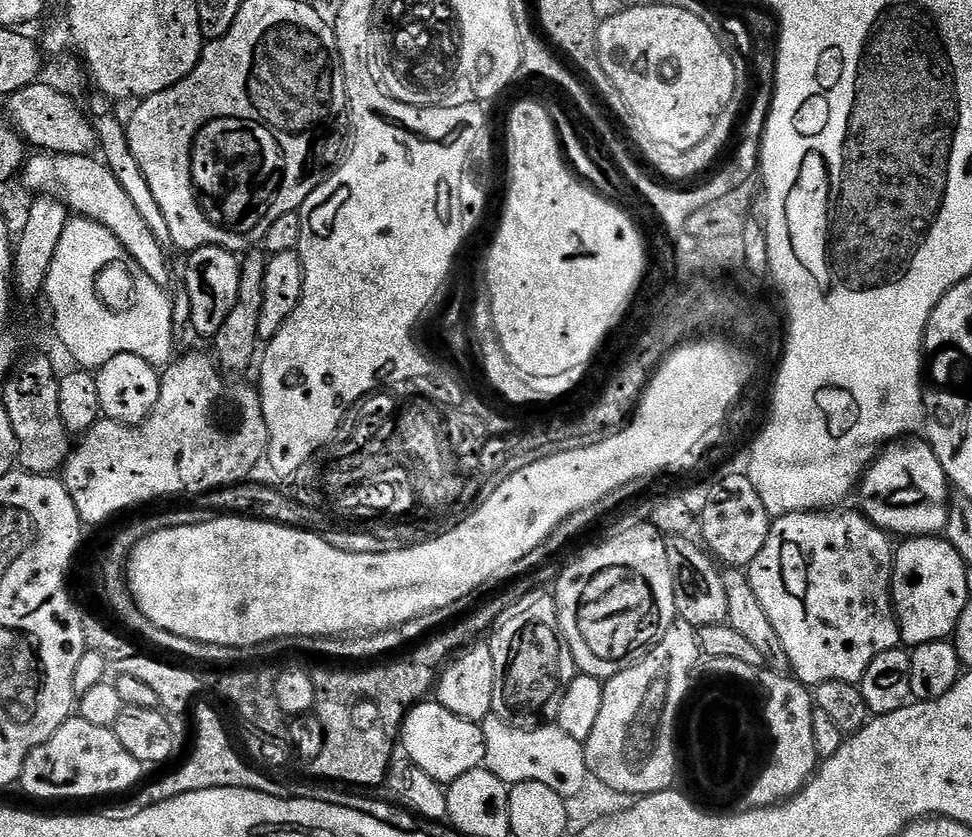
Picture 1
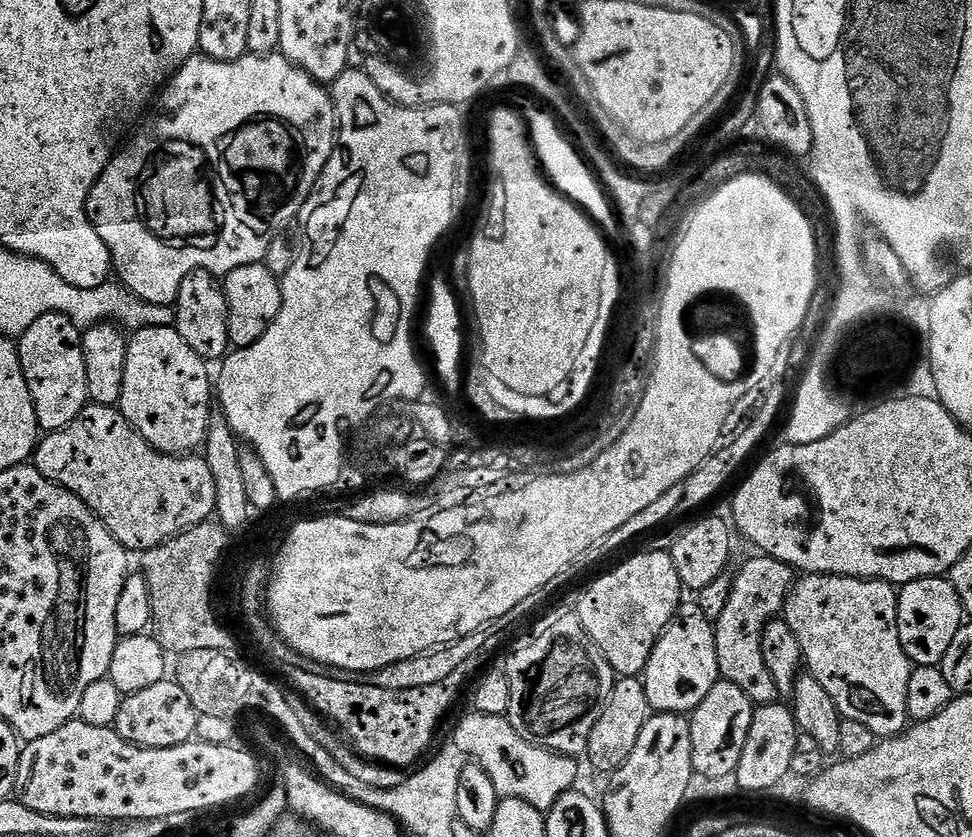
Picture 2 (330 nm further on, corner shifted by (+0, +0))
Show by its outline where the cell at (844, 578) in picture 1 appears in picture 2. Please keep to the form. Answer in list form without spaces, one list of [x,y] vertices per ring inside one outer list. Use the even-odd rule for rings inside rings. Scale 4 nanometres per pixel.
[[[804,574],[787,593],[782,618],[802,646],[807,671],[822,682],[843,719],[858,722],[876,738],[898,736],[909,727],[906,689],[914,665],[898,638],[898,592],[893,585],[857,576]]]

